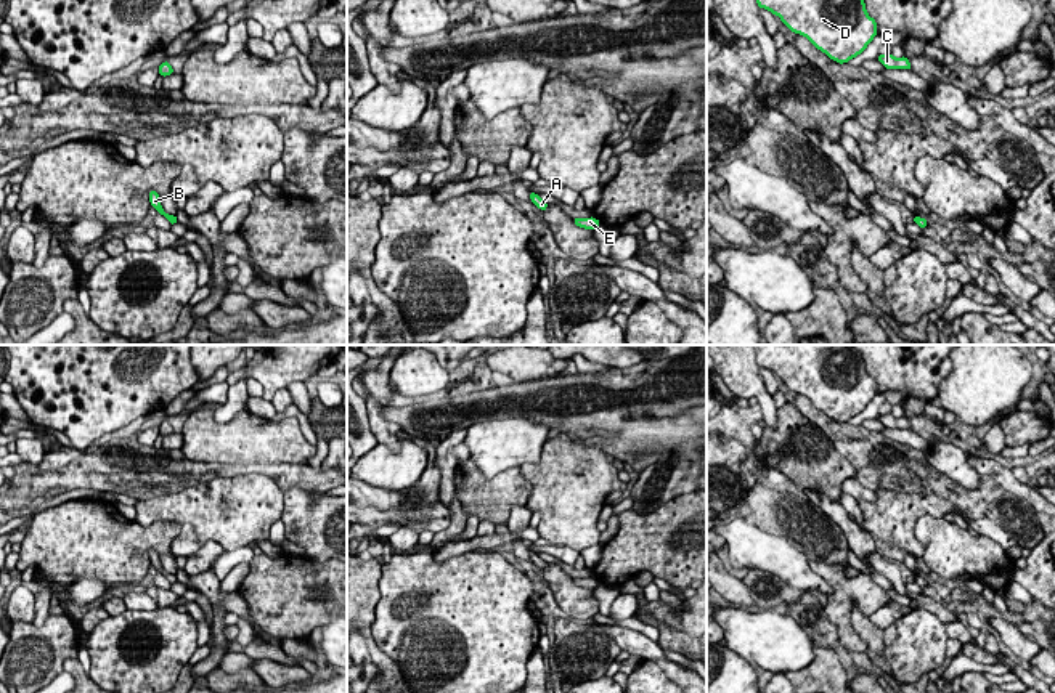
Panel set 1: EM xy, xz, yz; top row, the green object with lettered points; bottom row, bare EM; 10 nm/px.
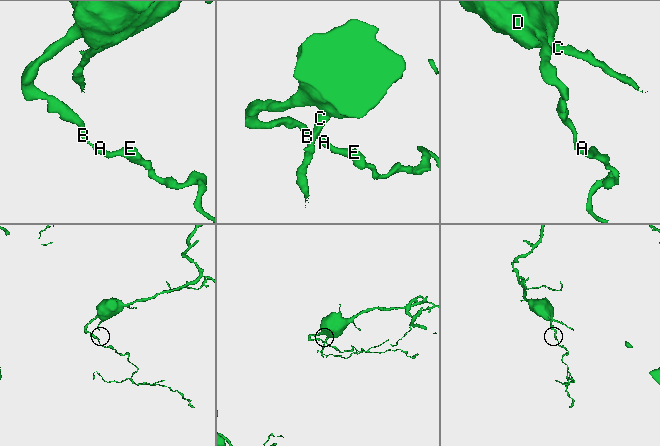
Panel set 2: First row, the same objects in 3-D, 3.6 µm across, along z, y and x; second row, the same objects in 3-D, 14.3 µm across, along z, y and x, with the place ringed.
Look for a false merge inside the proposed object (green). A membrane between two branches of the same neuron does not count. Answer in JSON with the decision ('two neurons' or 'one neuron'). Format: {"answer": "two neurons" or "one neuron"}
{"answer": "one neuron"}

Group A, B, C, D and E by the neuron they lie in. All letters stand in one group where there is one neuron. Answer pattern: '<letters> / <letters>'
A B C D E

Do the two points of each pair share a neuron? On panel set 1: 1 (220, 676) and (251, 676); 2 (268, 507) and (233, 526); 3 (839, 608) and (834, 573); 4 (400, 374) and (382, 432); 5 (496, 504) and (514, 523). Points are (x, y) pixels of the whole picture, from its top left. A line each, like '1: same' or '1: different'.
1: same
2: same
3: same
4: different
5: different

